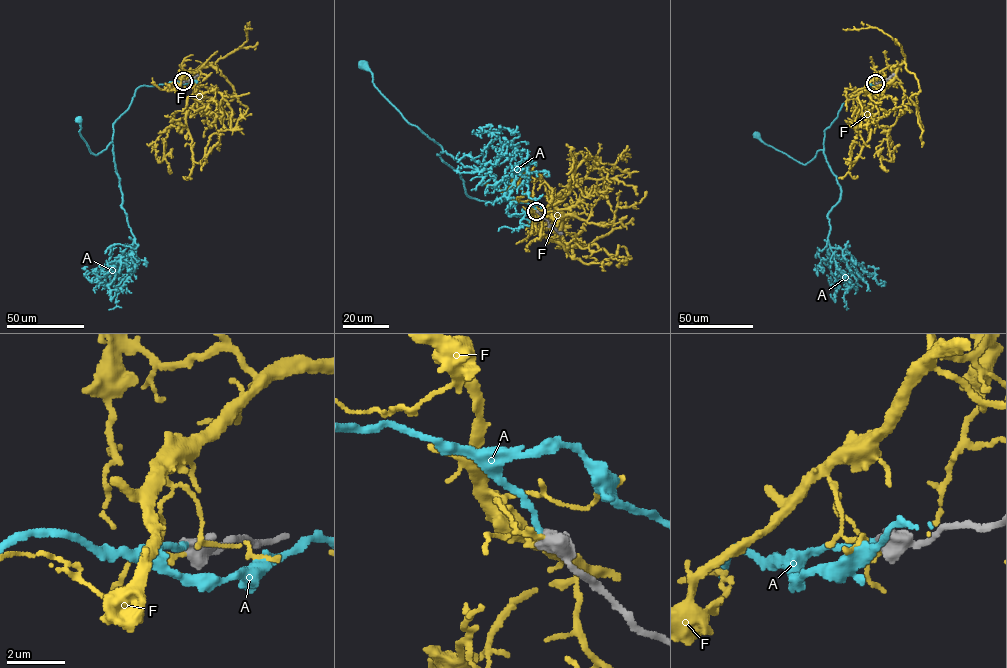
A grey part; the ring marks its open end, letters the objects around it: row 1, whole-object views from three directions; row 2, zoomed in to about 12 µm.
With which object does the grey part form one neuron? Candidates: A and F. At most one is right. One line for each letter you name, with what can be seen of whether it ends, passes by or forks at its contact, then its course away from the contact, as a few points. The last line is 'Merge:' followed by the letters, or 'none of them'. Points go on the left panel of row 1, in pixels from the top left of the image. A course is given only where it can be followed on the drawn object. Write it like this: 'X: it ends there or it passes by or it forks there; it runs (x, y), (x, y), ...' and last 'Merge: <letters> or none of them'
A: it ends there; it runs (183, 81), (138, 87), (129, 107), (113, 124), (113, 142), (96, 155), (91, 153), (79, 133), (79, 120)
Merge: A

